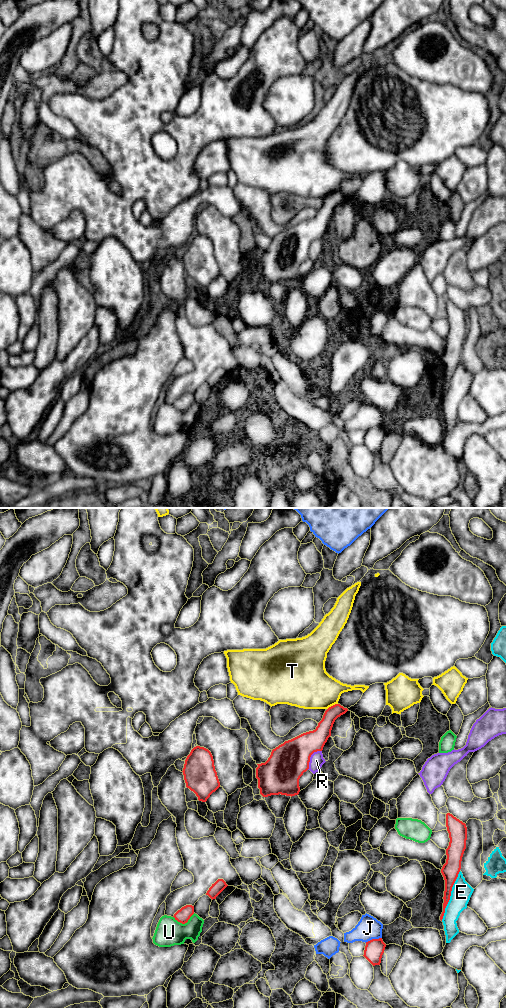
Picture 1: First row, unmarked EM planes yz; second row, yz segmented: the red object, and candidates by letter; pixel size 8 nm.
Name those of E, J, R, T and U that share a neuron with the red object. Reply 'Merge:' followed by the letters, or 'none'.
Merge: none

